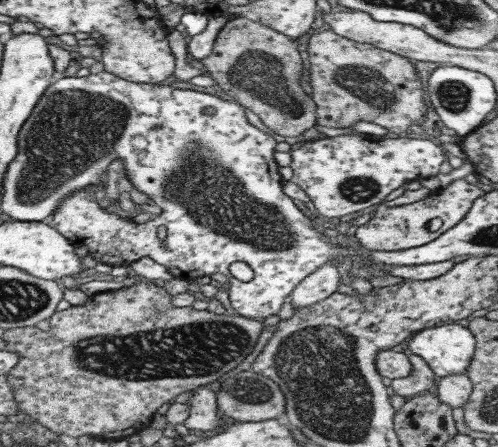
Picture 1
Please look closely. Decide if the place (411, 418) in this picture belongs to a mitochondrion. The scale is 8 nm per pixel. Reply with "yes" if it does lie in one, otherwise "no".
no

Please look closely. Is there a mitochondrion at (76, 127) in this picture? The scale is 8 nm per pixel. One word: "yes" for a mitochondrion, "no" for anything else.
yes

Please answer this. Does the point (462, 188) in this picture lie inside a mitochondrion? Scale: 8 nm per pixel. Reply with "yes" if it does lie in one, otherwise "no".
no

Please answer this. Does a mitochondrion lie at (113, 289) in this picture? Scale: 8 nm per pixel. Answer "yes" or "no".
no

